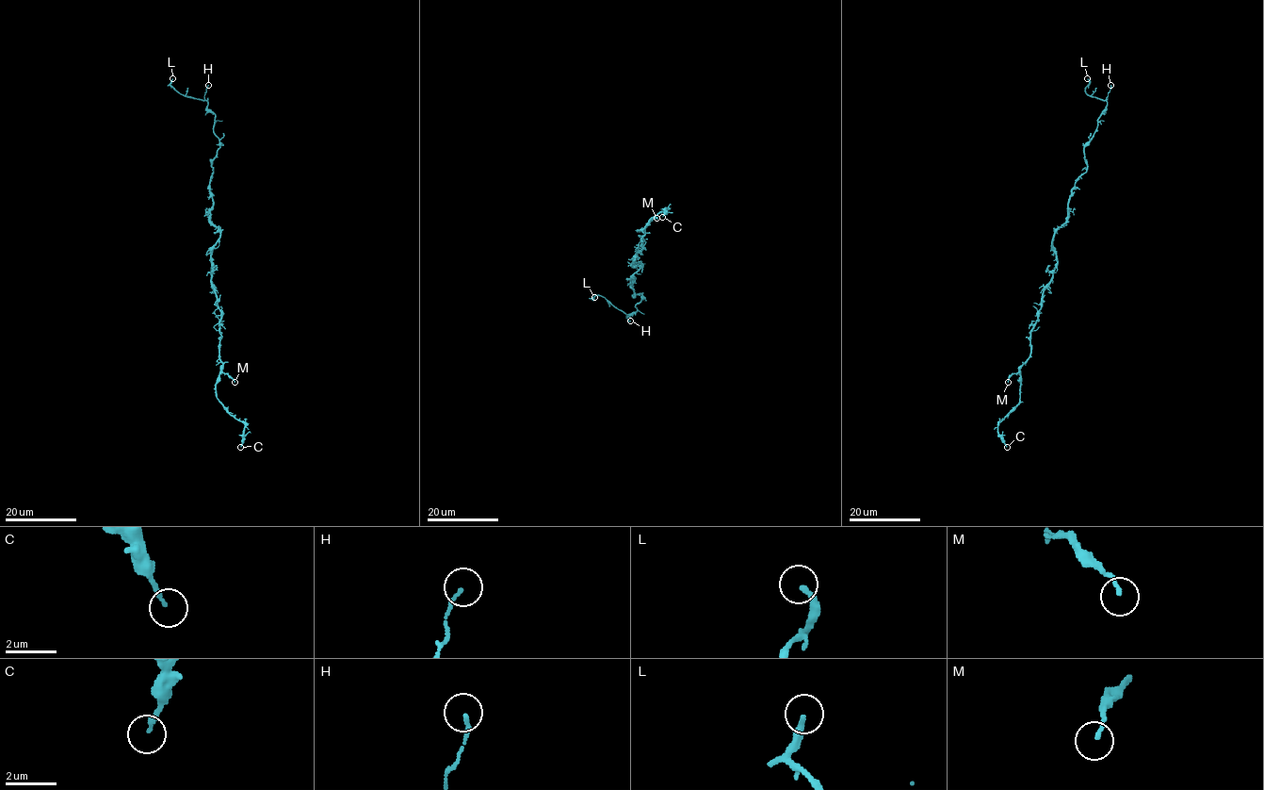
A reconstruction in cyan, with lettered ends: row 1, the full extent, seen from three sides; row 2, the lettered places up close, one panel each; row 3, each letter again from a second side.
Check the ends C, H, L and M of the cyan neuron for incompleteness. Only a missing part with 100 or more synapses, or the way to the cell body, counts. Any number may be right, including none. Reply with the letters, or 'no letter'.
L

